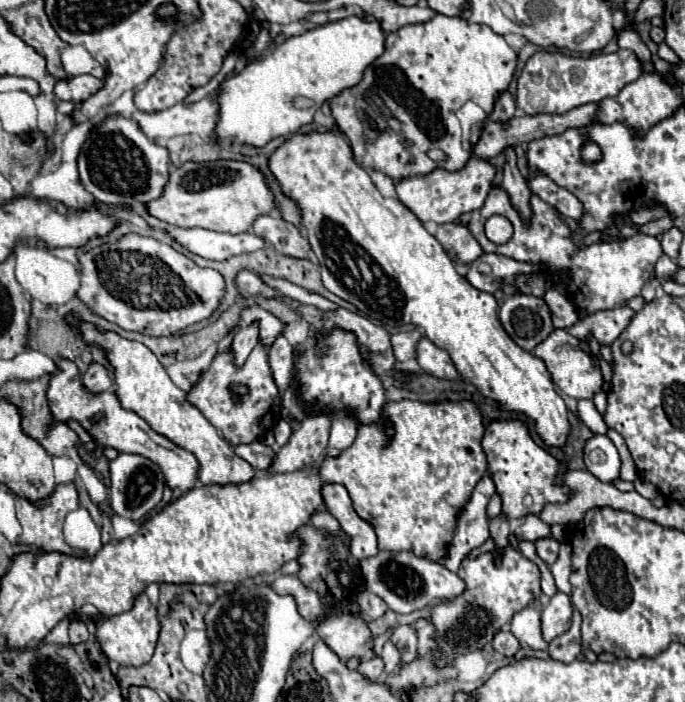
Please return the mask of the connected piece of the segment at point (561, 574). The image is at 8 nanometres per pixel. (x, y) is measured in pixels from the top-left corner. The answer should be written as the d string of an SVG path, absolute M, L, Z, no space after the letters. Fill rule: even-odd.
M561 544L559 556L555 560L555 564L551 566L555 584L561 592L565 592L567 596L571 596L571 584L569 584L569 574L571 574L571 546L569 544Z

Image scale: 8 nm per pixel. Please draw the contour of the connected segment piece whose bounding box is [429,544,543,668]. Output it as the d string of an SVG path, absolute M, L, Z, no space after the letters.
M511 544L505 546L505 548L501 548L501 550L485 552L479 558L465 556L461 560L457 576L465 582L465 592L461 596L455 596L453 600L447 600L447 604L435 604L435 606L431 606L431 618L429 618L429 622L435 628L433 638L435 638L435 644L437 644L437 648L433 650L433 664L437 668L445 668L445 666L453 664L457 656L465 654L465 650L483 650L483 648L487 648L491 644L493 636L503 626L509 624L509 620L513 618L513 614L521 612L521 608L529 606L533 600L539 600L543 596L541 586L539 586L539 568L537 568L537 564L531 562L531 560L527 560Z

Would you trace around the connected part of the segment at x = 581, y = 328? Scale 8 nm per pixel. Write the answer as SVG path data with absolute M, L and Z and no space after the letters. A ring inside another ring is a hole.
M623 304L611 310L587 314L585 318L577 320L577 324L573 324L567 332L571 336L577 336L583 342L587 342L589 338L595 338L599 344L611 346L613 340L629 326L633 316L635 312L627 304Z

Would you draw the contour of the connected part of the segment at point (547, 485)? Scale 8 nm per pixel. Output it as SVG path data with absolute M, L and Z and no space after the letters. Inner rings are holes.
M505 420L505 422L491 422L483 436L483 450L487 454L487 462L493 474L493 482L497 486L497 492L503 498L503 514L511 520L523 518L529 512L539 514L545 502L565 502L569 496L569 490L565 486L555 486L555 478L561 472L561 464L557 458L553 458L547 450L539 448L523 422L519 420ZM525 494L533 498L531 506L523 504Z

